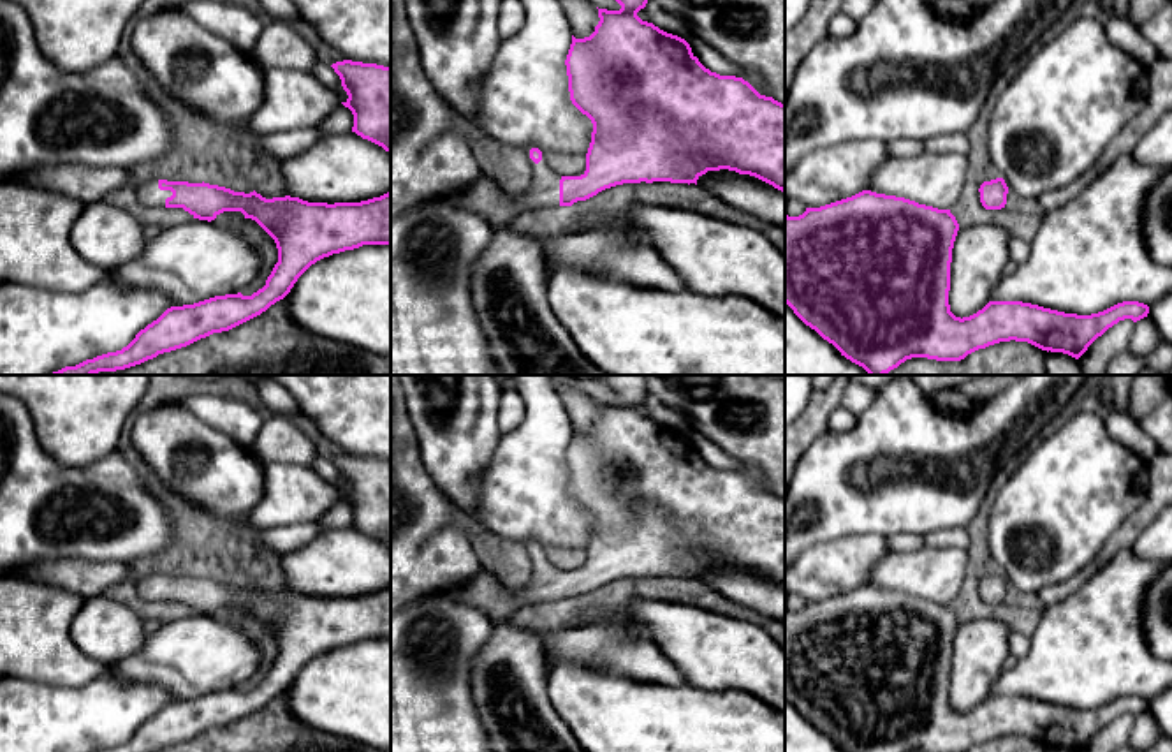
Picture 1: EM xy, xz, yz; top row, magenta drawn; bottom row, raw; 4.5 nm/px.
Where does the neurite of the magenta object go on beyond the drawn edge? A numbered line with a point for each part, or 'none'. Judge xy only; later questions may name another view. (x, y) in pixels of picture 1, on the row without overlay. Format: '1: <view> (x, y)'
1: xy (148, 589)

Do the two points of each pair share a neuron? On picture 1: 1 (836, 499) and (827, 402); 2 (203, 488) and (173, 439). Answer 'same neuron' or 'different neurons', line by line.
1: different neurons
2: same neuron

